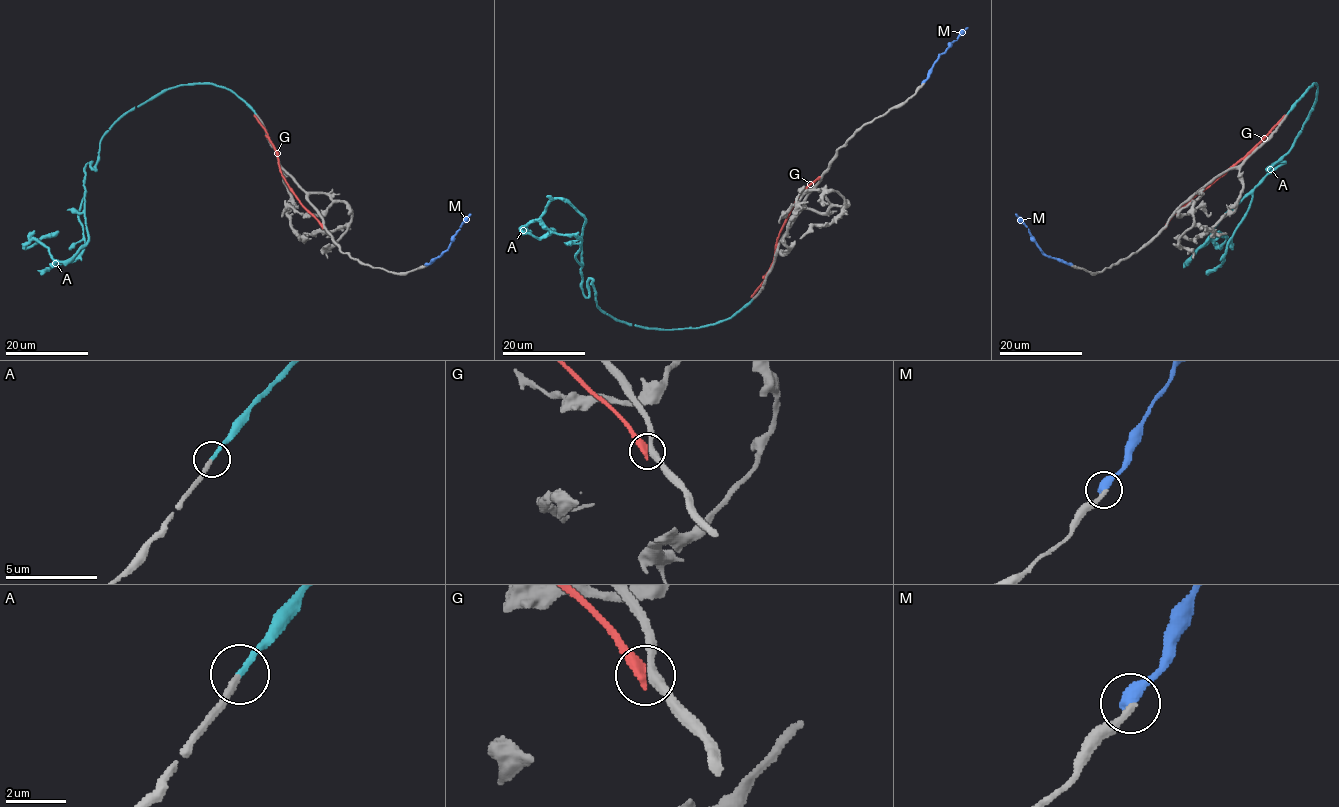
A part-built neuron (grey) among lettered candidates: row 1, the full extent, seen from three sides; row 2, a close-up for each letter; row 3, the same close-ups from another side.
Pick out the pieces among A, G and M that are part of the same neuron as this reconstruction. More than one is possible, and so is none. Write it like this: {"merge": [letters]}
{"merge": ["A"]}

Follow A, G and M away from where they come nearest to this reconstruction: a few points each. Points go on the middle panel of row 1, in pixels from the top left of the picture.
A: (753, 299), (708, 326), (616, 321), (590, 278), (584, 295), (585, 218), (560, 198), (522, 231), (555, 231)
G: (820, 178), (794, 203), (777, 238), (774, 262), (750, 297)
M: (923, 83), (938, 57), (968, 27)

